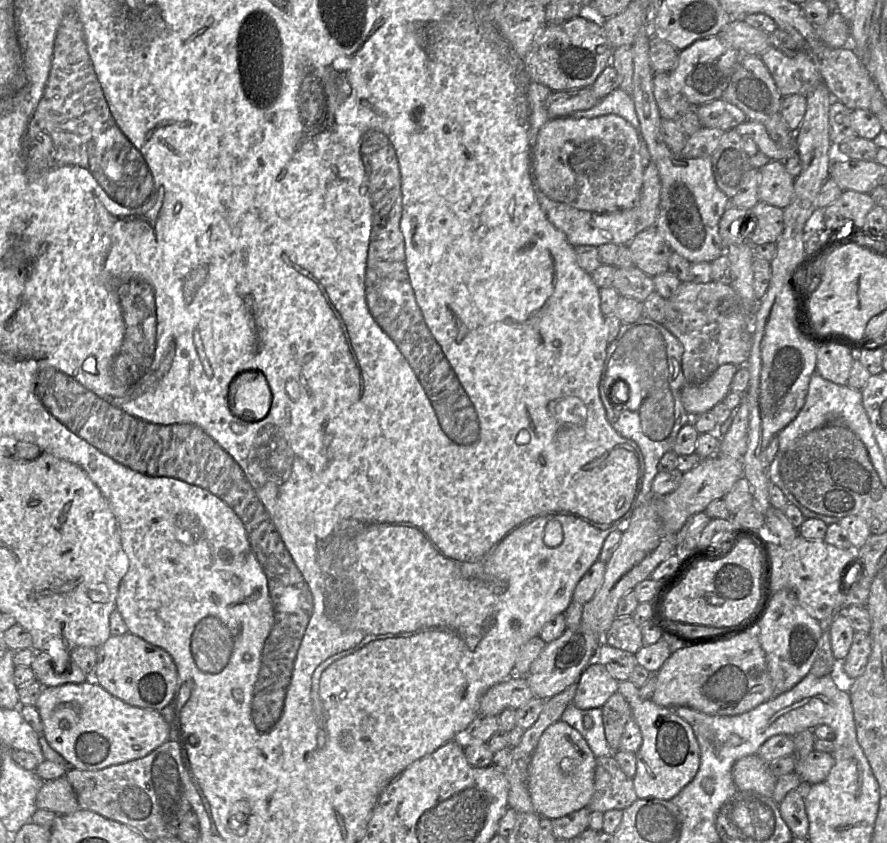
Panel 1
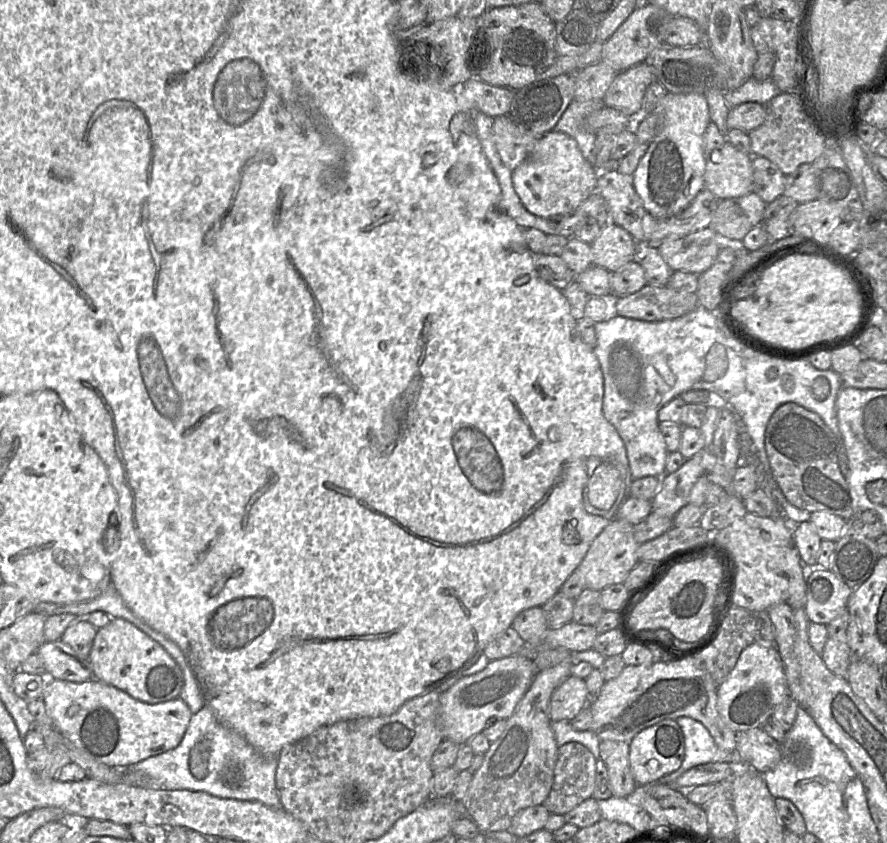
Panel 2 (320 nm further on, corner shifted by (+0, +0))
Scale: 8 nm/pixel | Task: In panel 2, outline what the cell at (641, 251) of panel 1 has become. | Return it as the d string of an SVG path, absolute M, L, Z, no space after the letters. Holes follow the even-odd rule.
M613 222L602 226L599 236L591 243L593 265L609 272L620 269L632 260L637 260L641 248L633 237Z

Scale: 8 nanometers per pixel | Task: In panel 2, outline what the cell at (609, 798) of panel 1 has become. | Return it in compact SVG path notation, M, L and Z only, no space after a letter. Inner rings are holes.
M568 742L558 748L551 791L543 802L551 814L565 815L584 800L592 798L596 778L596 758L579 742Z

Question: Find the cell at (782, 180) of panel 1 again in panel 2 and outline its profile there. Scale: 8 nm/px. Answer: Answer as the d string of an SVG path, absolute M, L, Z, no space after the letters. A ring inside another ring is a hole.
M729 142L714 150L706 158L704 173L705 189L708 189L719 199L735 198L747 195L753 191L752 156L738 151Z

